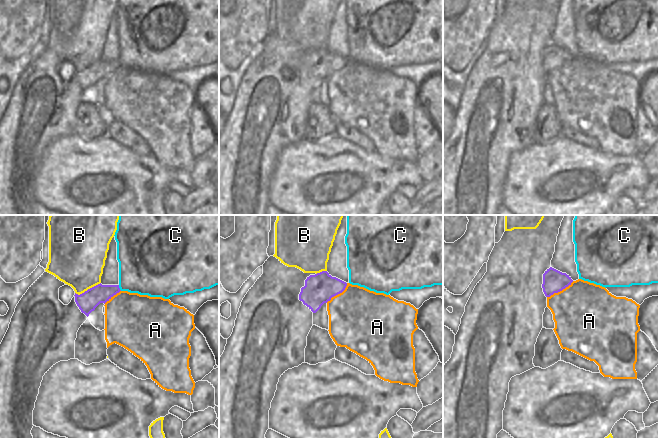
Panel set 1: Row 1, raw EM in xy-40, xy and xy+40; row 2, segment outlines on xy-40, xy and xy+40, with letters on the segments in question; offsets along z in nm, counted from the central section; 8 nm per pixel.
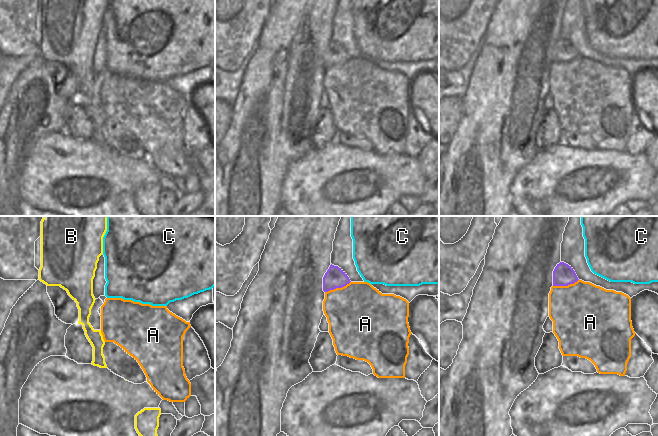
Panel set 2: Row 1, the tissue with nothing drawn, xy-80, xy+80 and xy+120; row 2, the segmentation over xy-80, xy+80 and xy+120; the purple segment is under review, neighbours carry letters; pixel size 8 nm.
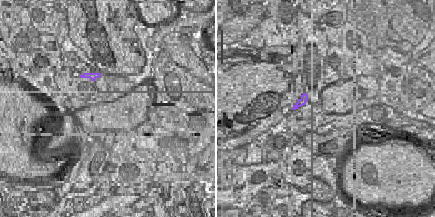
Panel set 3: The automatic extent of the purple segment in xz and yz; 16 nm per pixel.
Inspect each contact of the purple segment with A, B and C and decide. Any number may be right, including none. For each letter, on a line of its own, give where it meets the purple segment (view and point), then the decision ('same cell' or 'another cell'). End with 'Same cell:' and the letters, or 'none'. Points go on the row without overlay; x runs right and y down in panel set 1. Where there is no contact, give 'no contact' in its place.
A: xy+40 (560, 66) | another cell
B: xy-40 (88, 65) | another cell
C: xy-40 (119, 64) | another cell
Same cell: none

